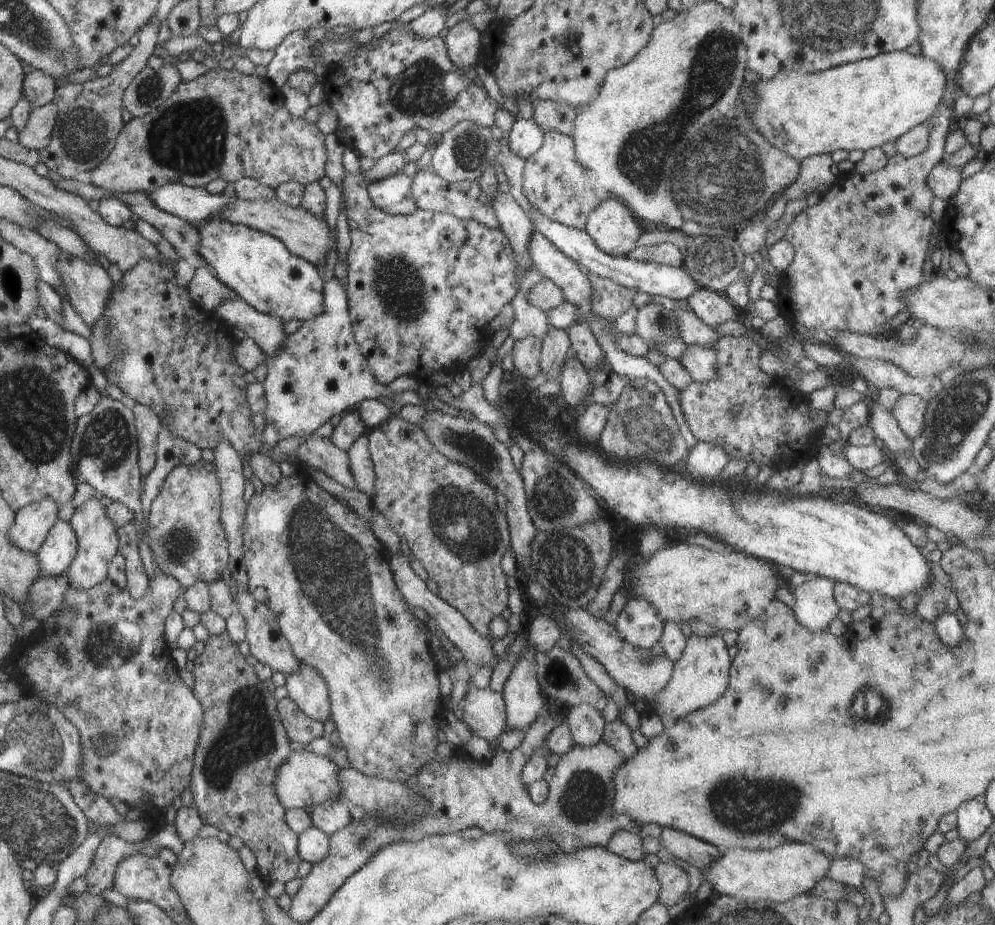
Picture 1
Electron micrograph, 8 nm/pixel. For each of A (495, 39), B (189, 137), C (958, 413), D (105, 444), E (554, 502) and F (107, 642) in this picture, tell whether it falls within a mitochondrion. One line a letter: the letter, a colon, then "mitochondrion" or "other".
A: other
B: mitochondrion
C: mitochondrion
D: mitochondrion
E: mitochondrion
F: mitochondrion

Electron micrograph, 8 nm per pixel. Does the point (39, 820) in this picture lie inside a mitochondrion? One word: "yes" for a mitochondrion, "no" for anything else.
yes

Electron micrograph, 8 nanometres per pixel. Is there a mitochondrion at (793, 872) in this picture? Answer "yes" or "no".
no

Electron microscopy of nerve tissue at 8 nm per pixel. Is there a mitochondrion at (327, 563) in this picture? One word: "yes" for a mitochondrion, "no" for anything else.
yes

